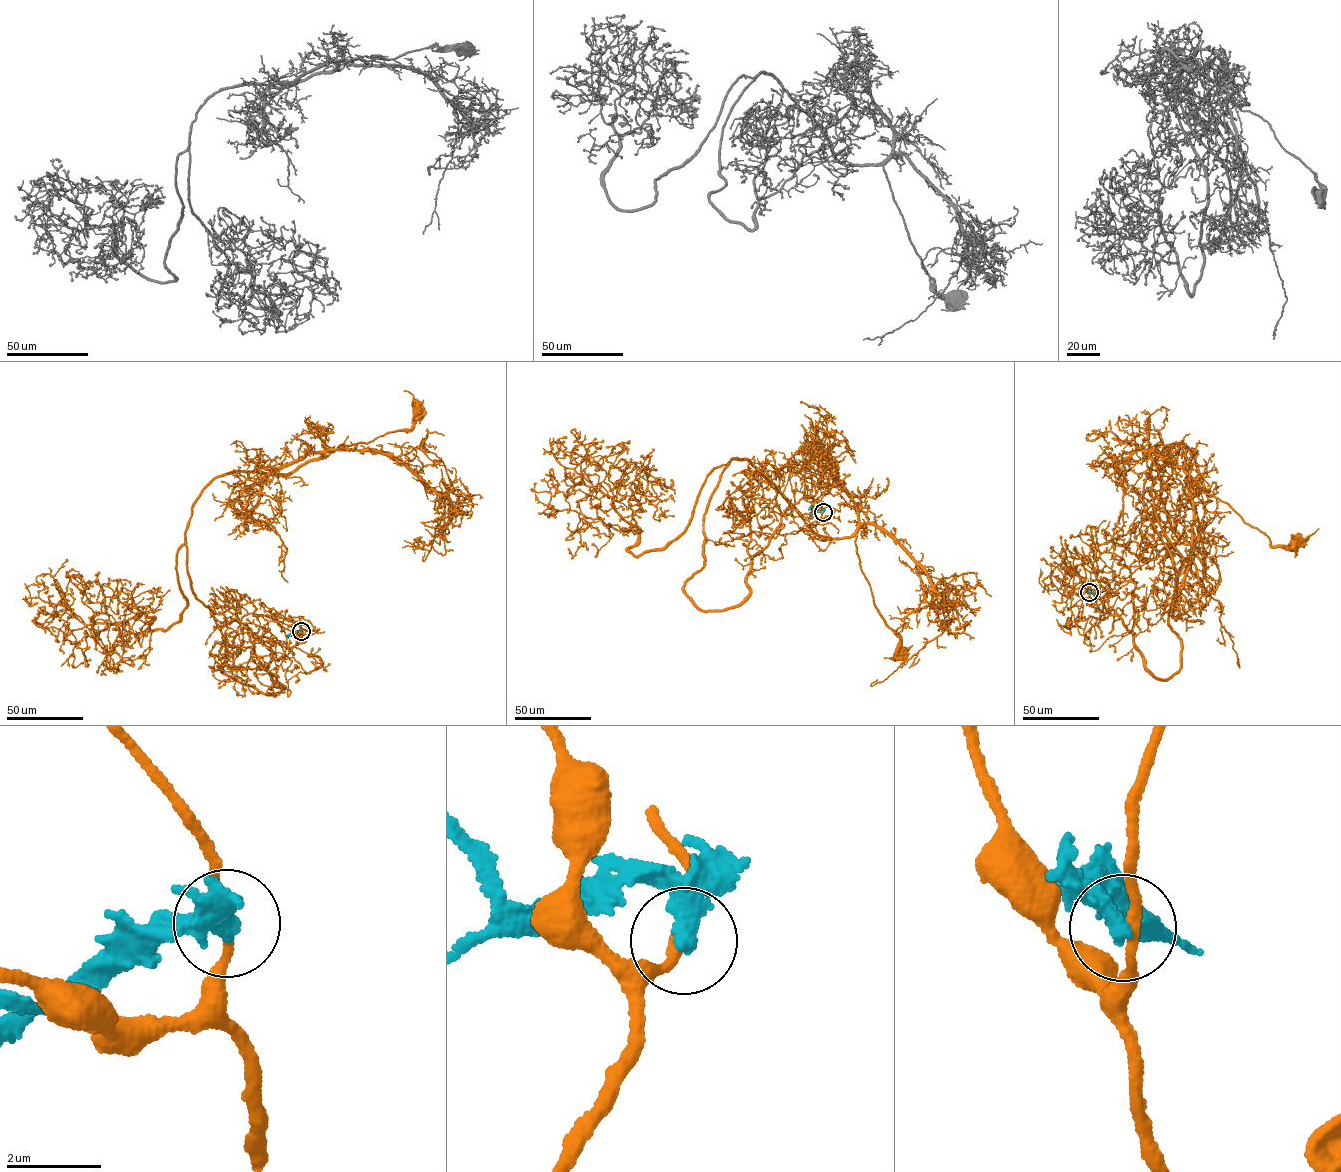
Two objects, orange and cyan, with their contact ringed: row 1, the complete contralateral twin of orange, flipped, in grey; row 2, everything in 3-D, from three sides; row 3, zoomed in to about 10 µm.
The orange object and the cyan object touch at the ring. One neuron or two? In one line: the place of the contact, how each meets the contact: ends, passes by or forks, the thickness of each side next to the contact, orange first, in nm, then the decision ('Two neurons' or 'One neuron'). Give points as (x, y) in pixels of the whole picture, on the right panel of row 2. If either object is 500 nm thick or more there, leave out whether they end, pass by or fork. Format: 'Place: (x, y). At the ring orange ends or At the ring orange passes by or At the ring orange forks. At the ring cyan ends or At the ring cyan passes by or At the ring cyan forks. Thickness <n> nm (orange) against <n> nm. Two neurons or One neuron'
Place: (1089, 592). At the ring orange passes by. At the ring cyan ends. Thickness 200 nm (orange) against 440 nm. Two neurons

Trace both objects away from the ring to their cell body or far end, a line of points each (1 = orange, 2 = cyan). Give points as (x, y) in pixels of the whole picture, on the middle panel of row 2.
1: (823, 512), (775, 533), (737, 605), (686, 595), (736, 457), (816, 533), (855, 536), (899, 653)
2: (823, 512), (812, 506), (809, 510)

